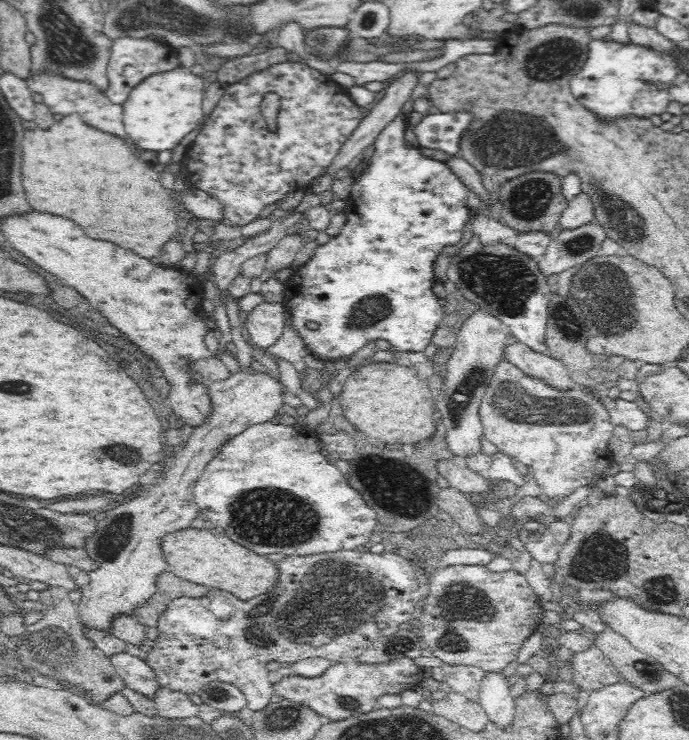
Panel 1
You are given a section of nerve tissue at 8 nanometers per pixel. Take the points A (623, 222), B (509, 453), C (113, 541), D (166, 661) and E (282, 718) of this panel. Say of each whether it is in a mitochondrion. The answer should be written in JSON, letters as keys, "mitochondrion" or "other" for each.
{"A":"mitochondrion","B":"other","C":"mitochondrion","D":"other","E":"mitochondrion"}

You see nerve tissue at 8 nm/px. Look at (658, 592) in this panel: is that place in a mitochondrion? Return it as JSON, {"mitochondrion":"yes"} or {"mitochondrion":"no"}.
{"mitochondrion":"yes"}

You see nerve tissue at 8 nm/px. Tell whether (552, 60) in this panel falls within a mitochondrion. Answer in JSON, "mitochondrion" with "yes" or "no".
{"mitochondrion":"yes"}

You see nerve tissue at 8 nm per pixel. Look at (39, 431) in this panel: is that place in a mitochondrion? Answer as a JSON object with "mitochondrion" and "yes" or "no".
{"mitochondrion":"no"}

